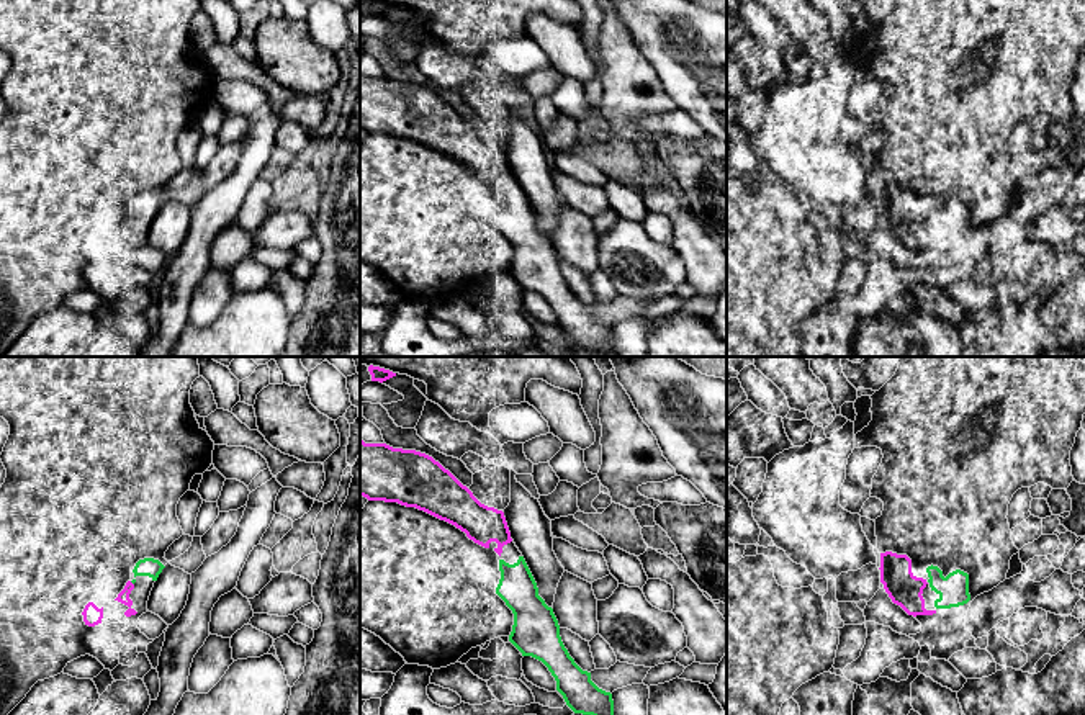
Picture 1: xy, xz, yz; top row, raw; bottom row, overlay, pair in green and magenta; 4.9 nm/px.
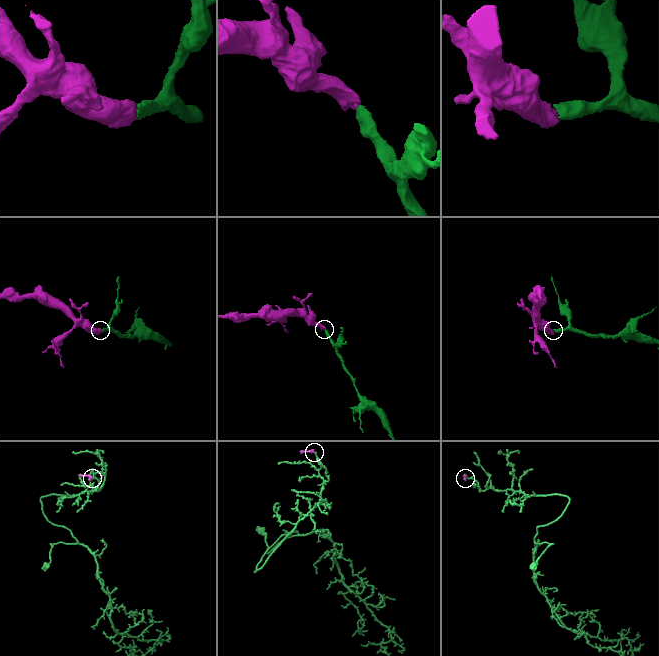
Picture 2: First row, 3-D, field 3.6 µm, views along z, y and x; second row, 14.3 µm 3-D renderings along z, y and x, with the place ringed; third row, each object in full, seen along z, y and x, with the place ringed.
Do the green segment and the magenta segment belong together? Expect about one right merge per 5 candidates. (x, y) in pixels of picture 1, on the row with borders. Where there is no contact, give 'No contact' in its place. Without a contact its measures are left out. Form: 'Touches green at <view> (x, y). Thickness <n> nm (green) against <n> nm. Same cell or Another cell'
No contact. Same cell

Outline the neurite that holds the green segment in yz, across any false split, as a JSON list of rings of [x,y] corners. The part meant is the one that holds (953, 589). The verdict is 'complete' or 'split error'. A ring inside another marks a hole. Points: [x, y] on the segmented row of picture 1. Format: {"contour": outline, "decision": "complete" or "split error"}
{"contour": [[[933,564],[926,568],[926,573],[931,591],[939,596],[934,600],[936,609],[959,607],[970,600],[967,573],[956,569],[944,578],[943,571]]], "decision": "complete"}

